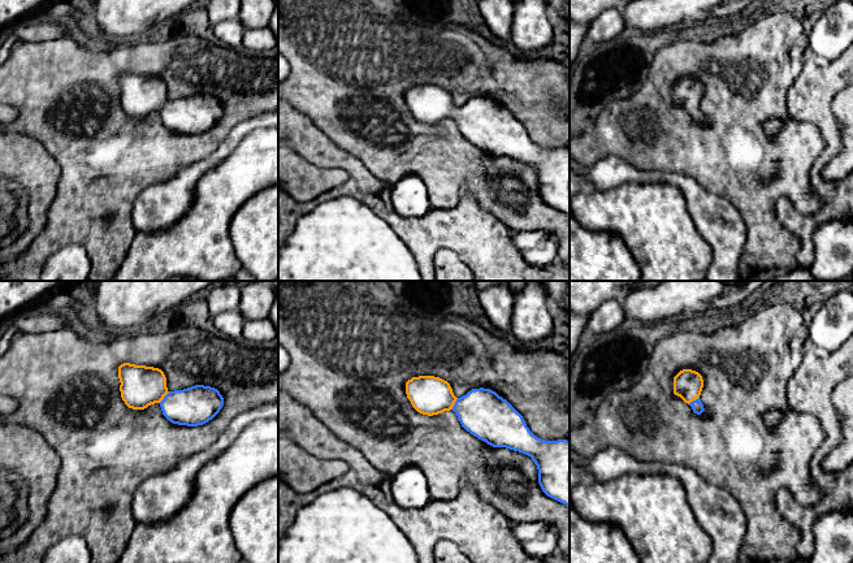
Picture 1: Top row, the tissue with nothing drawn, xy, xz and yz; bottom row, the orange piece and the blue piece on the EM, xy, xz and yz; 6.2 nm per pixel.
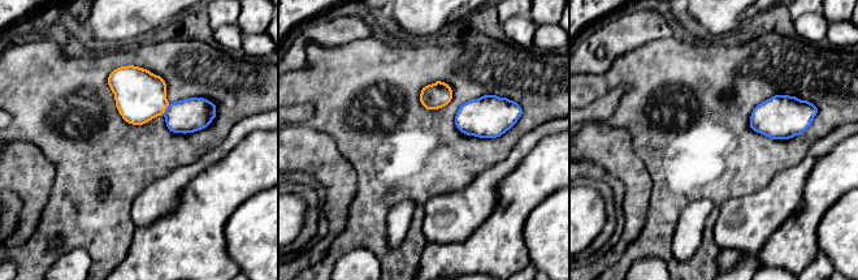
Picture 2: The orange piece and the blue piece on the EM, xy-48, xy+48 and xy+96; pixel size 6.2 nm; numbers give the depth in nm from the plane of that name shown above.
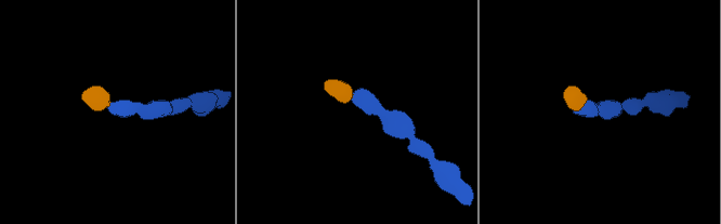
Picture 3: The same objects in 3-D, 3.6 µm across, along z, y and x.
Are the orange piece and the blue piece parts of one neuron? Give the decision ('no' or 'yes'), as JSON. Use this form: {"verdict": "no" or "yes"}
{"verdict": "yes"}

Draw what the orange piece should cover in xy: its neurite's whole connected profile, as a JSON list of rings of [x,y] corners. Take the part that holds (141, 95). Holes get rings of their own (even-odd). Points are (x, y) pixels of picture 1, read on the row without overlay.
[[[124,72],[118,75],[121,107],[129,117],[144,118],[159,112],[173,133],[198,135],[212,129],[222,117],[224,107],[211,95],[195,94],[169,100],[159,77]]]

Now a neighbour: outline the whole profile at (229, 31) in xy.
[[[238,18],[225,20],[213,26],[213,34],[220,43],[226,44],[231,48],[242,47],[242,36],[244,27]]]

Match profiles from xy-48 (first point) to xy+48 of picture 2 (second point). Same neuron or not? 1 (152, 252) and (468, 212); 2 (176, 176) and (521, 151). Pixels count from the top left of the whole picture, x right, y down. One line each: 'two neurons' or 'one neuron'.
1: two neurons
2: one neuron

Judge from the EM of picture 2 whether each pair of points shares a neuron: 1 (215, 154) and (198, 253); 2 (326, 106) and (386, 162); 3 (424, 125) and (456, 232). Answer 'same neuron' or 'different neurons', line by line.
1: different neurons
2: same neuron
3: different neurons

